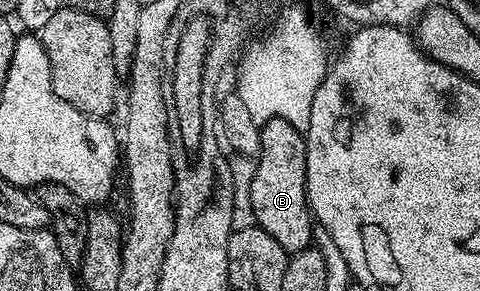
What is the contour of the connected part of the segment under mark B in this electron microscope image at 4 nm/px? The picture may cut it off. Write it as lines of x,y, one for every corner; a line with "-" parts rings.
269,120
259,131
261,148
255,162
249,200
253,204
255,225
260,226
287,255
312,245
313,215
307,205
307,139
304,131
293,128
289,120

